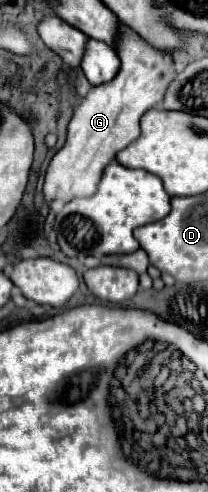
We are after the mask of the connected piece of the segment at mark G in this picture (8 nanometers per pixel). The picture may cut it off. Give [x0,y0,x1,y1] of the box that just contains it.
[44,23,176,203]

